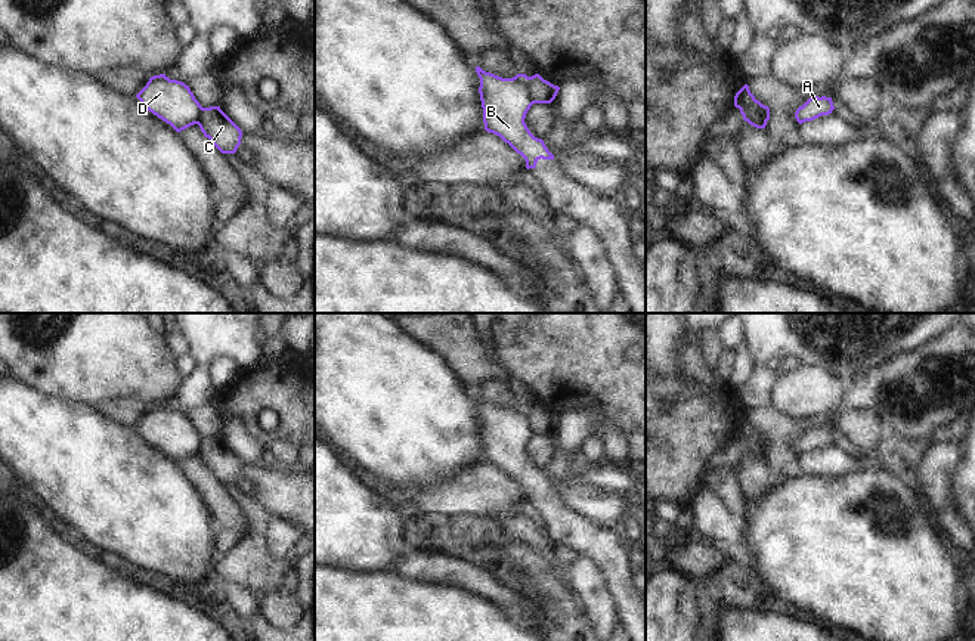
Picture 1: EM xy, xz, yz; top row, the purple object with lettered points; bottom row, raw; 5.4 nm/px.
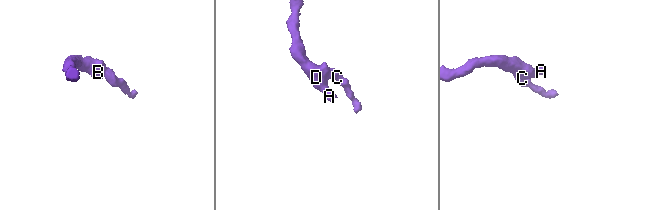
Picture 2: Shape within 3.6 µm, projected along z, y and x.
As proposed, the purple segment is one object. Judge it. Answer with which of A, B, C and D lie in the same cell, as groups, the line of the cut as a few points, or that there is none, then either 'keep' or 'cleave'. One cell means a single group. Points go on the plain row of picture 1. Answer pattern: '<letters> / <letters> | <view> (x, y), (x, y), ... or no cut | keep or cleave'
A B D / C | yz (740, 440), (760, 439), (767, 451) | cleave

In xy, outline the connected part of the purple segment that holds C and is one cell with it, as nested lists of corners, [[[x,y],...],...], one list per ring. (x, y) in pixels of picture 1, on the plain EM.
[[[220,437],[202,439],[198,445],[198,456],[222,484],[235,484],[241,476],[241,459]]]

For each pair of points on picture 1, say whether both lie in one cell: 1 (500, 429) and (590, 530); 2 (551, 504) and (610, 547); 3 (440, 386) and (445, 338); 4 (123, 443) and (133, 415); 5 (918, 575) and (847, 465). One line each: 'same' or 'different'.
1: same
2: same
3: different
4: different
5: different

